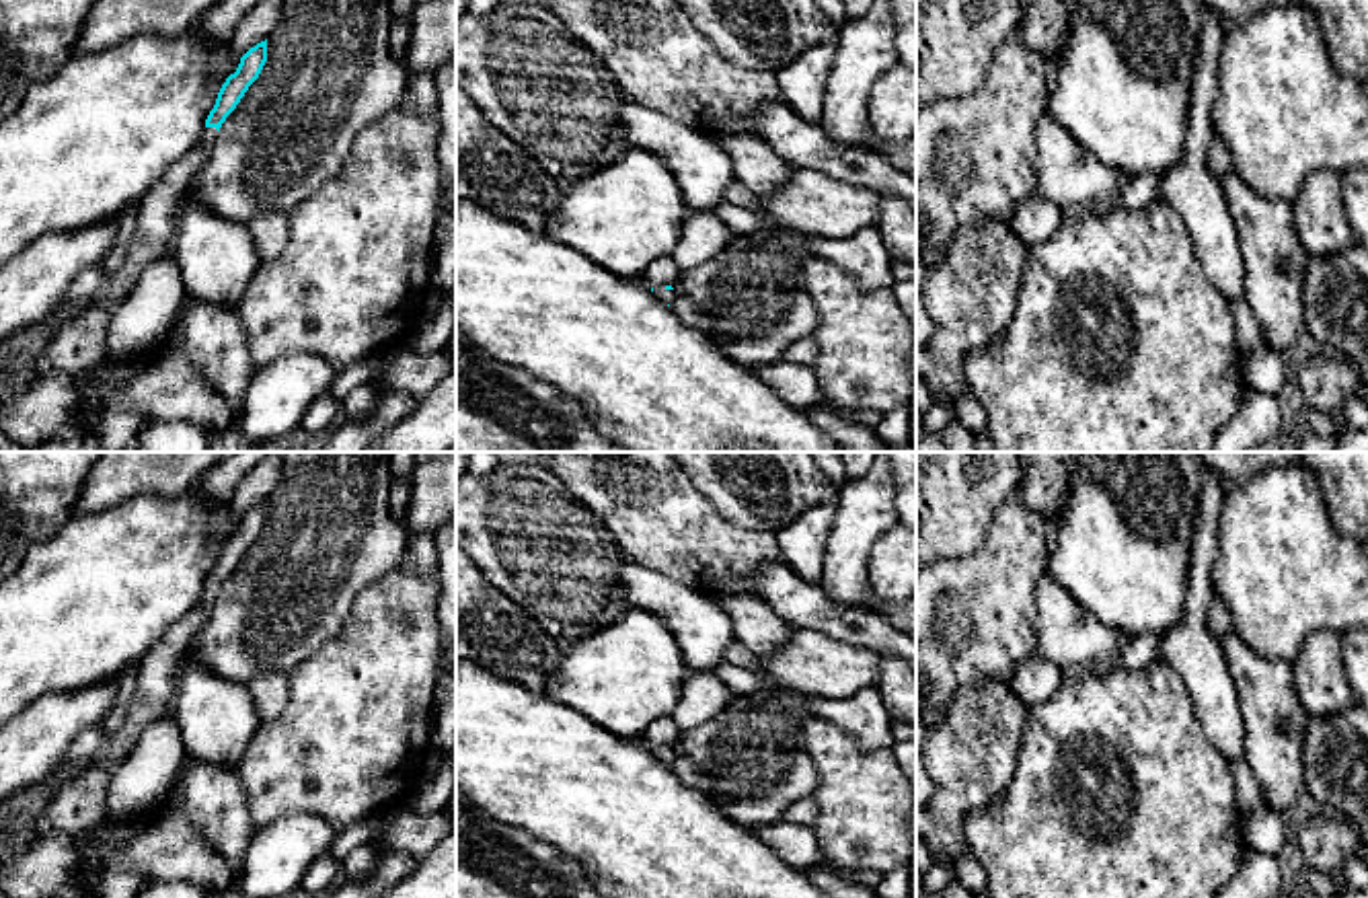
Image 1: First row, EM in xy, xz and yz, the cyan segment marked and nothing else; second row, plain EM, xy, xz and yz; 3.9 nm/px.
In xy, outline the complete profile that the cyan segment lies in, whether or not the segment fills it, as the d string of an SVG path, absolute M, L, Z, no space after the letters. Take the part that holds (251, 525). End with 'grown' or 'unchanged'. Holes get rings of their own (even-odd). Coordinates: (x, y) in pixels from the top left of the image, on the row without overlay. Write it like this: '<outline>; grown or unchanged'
M267 499L251 508L242 518L234 534L222 545L216 565L205 579L205 592L195 610L185 614L179 623L168 627L162 637L150 647L140 660L134 674L134 695L127 703L113 707L101 727L105 734L113 734L121 727L127 717L127 709L136 699L164 703L170 707L175 699L173 674L185 656L191 639L201 631L210 616L212 604L226 582L236 569L249 547L259 538L267 522Z; grown

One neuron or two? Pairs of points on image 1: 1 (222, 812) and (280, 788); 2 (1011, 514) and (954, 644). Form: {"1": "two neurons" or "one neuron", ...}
{"1": "two neurons", "2": "one neuron"}

